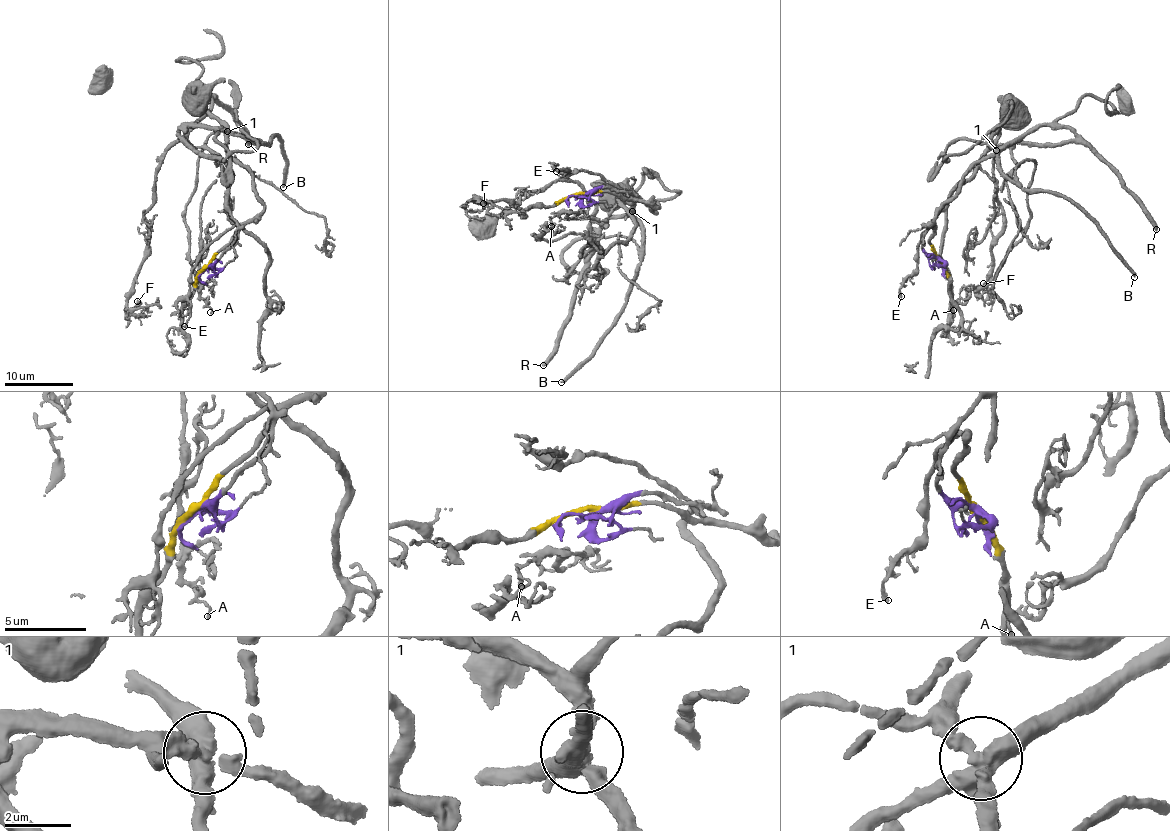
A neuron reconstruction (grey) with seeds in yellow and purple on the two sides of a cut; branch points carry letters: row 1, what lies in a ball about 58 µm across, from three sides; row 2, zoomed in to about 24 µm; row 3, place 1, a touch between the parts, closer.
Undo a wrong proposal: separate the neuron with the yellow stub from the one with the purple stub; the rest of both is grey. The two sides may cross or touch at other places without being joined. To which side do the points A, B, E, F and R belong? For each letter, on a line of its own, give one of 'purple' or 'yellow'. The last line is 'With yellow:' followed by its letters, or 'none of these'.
A: purple
B: purple
E: yellow
F: yellow
R: yellow
With yellow: E, F, R

